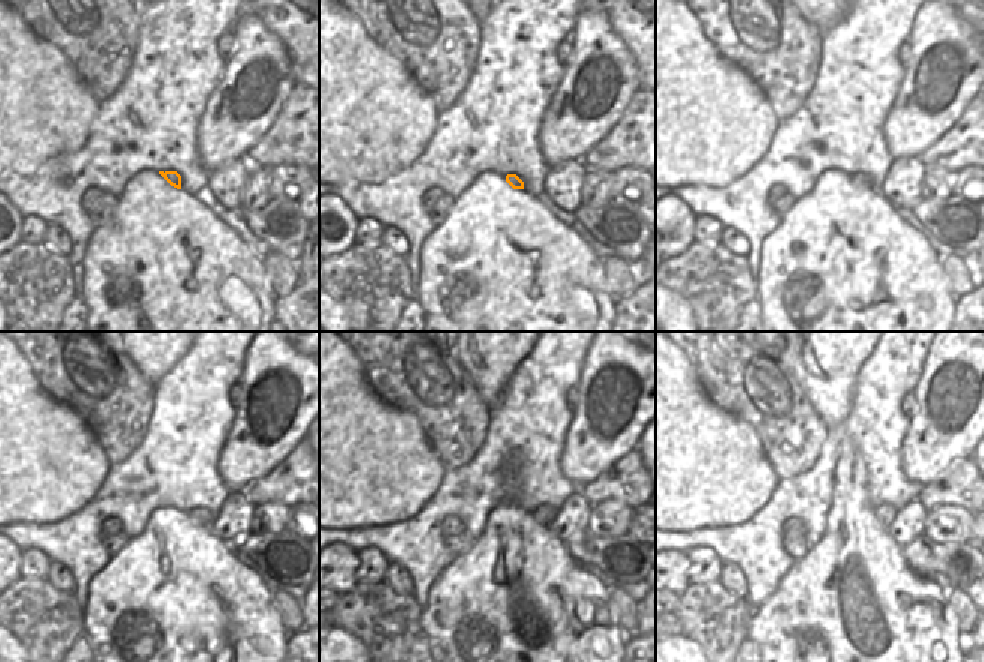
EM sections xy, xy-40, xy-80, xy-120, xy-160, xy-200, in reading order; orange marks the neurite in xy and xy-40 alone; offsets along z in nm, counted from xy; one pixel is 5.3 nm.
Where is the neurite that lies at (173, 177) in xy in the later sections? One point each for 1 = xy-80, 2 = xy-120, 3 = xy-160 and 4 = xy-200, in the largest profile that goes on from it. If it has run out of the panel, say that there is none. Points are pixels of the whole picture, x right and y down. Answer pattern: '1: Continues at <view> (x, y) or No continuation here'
1: Continues at xy-80 (863, 180)
2: Continues at xy-120 (200, 515)
3: Continues at xy-160 (543, 515)
4: Continues at xy-200 (885, 514).

